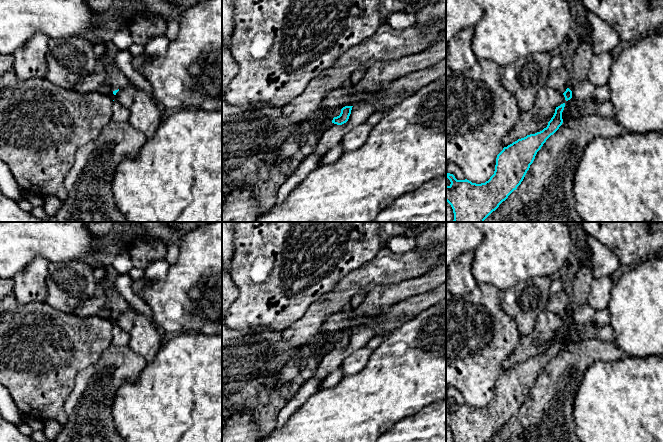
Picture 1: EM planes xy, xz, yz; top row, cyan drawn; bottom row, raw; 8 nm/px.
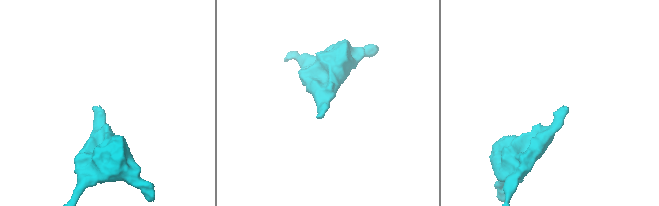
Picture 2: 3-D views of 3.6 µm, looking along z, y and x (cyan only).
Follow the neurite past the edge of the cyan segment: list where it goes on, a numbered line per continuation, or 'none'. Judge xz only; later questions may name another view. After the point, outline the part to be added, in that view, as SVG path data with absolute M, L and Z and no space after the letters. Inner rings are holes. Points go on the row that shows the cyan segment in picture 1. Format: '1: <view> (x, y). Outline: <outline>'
none

